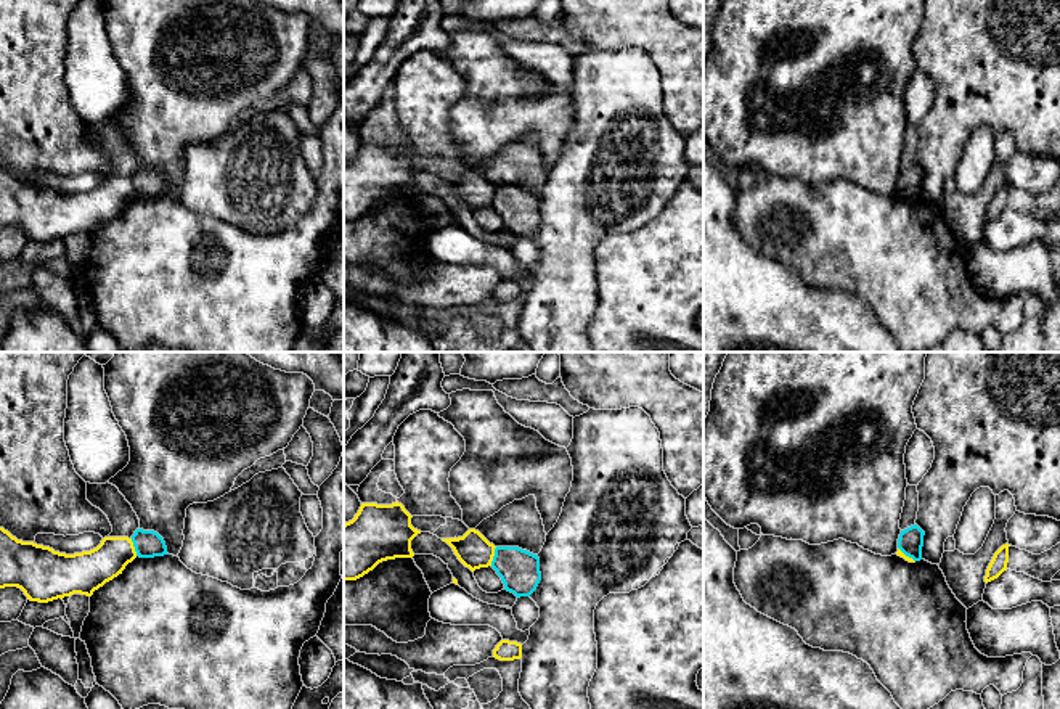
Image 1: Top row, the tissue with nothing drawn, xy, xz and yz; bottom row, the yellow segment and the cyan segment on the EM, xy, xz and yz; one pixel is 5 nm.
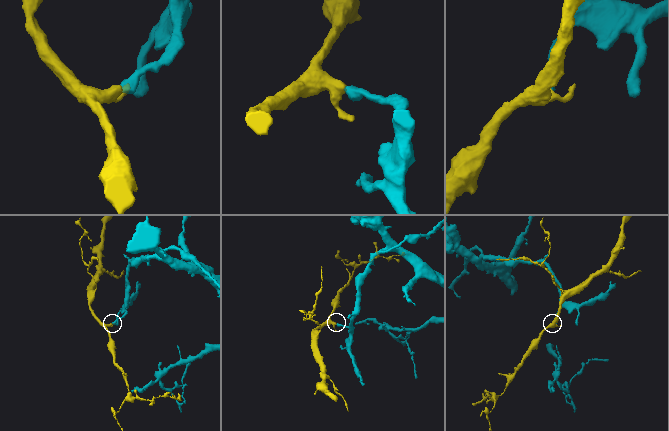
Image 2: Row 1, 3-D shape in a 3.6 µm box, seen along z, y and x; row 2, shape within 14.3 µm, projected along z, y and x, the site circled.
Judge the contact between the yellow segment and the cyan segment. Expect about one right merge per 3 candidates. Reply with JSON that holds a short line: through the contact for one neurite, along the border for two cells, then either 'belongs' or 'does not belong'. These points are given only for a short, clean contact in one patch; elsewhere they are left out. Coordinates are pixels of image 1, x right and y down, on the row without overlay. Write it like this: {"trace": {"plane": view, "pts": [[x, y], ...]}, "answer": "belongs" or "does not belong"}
{"trace": {"plane": "xz", "pts": [[497, 187], [490, 204]]}, "answer": "does not belong"}

